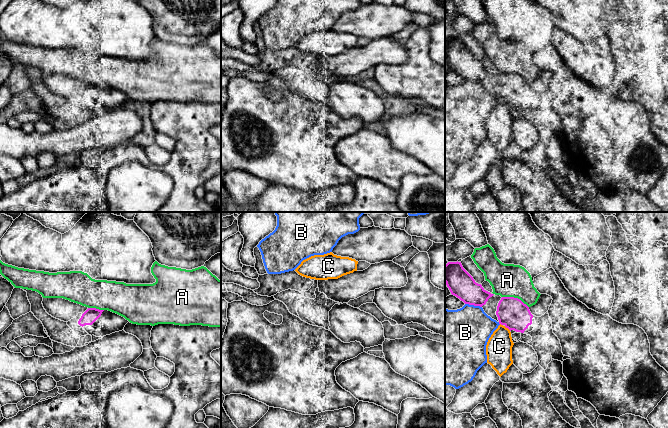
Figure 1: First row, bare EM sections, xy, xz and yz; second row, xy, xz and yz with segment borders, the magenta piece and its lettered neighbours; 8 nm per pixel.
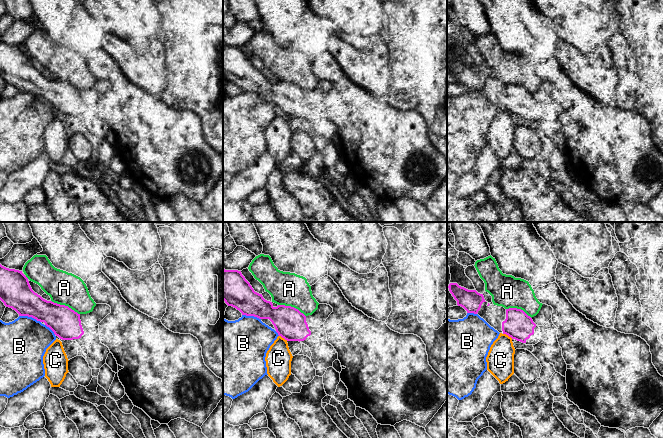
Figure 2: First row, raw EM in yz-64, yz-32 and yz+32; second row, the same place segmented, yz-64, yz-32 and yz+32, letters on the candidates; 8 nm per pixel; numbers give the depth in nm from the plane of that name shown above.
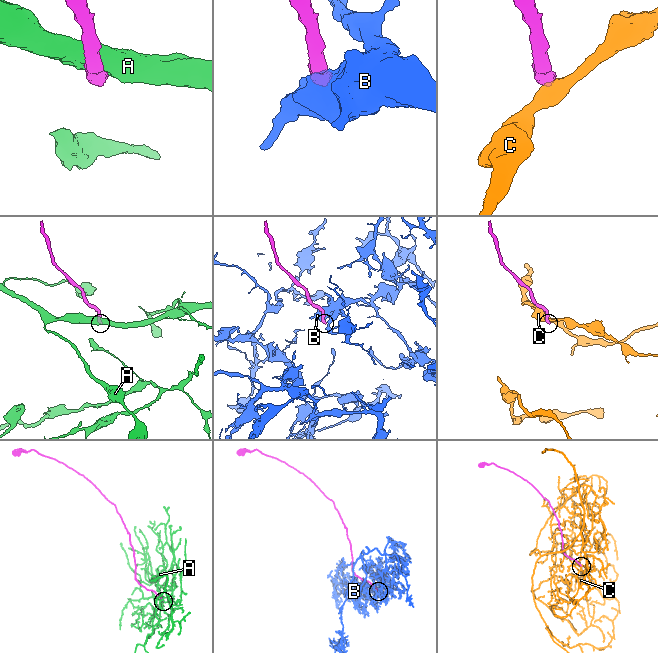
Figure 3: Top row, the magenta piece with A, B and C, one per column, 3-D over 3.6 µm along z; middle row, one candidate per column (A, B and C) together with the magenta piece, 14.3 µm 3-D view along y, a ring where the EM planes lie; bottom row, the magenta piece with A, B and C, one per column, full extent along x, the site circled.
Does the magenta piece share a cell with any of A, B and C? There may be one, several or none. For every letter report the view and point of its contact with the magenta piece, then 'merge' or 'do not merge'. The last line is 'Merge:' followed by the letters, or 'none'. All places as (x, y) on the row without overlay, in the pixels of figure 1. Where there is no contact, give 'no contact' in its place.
A: yz (515, 74) | do not merge
B: yz (473, 80) | do not merge
C: yz (507, 103) | do not merge
Merge: none

